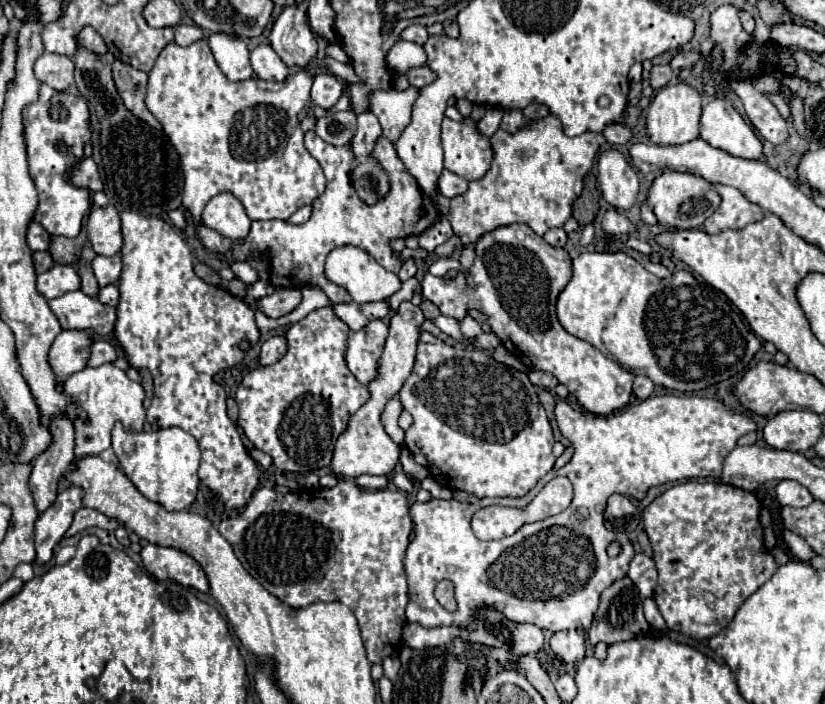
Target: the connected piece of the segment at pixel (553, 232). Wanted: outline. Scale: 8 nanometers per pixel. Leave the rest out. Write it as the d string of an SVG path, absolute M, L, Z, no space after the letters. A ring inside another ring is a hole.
M551 228L545 236L543 236L551 246L565 246L567 242L567 234L563 228Z

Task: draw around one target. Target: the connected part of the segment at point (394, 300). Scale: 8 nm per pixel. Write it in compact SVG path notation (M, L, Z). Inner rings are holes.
M414 276L406 280L405 282L403 282L400 290L398 290L391 297L387 298L385 302L389 304L389 307L393 311L397 311L399 308L399 305L403 301L411 301L411 299L413 298L414 292L418 289L418 287L419 287L419 282Z

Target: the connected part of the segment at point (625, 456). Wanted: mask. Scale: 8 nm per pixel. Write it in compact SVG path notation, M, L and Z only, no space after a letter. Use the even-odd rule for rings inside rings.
M663 394L663 396L649 396L647 400L629 406L623 412L613 412L607 416L591 414L585 410L577 410L567 402L557 402L555 418L561 434L573 444L575 452L573 458L561 468L551 470L545 474L537 486L525 494L523 498L481 498L475 502L475 510L485 506L511 506L511 508L525 508L535 494L541 490L541 484L547 484L555 476L567 476L571 484L575 484L575 496L567 510L557 516L523 524L513 536L503 540L483 542L475 538L471 530L473 518L473 504L463 504L457 500L429 500L427 504L411 504L409 516L413 520L413 538L405 552L405 572L409 582L409 604L407 604L407 620L417 622L421 626L447 626L453 624L455 618L467 618L471 622L471 608L475 604L497 604L497 610L503 614L513 614L513 620L535 624L549 632L559 630L587 630L591 626L593 614L599 604L599 594L607 584L621 580L629 564L635 556L633 544L627 536L609 532L603 526L603 510L605 502L611 494L629 494L637 500L643 500L649 488L661 486L665 482L681 482L691 478L719 478L723 470L725 456L737 446L737 440L753 430L757 430L755 420L741 412L731 412L723 402L701 398L695 394ZM611 542L621 542L621 554L611 558L607 556L607 546ZM451 580L455 586L455 600L457 610L447 612L435 598L433 590L437 582Z

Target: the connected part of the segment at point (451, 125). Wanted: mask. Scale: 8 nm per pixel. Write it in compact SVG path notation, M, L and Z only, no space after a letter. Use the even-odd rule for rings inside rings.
M471 118L465 122L443 120L443 150L445 150L445 168L465 180L481 178L493 156L489 138L481 136Z

